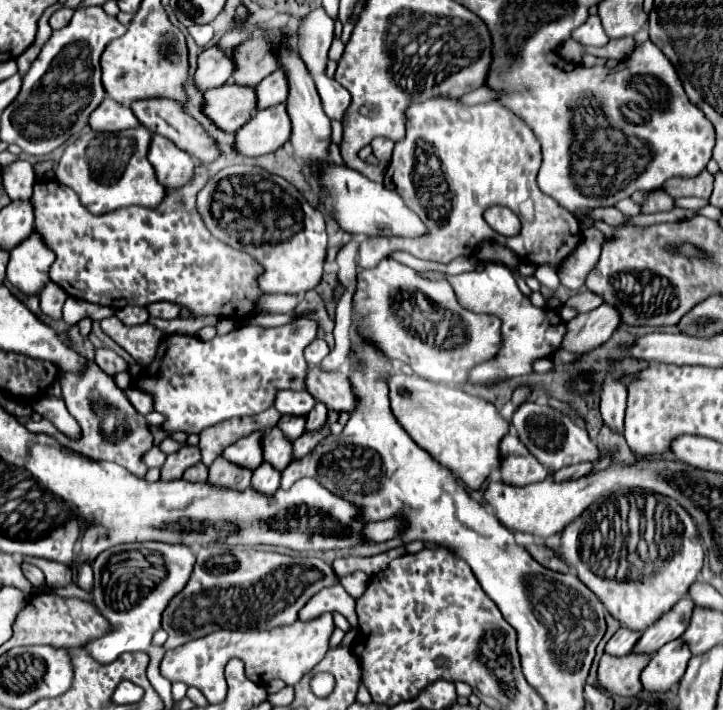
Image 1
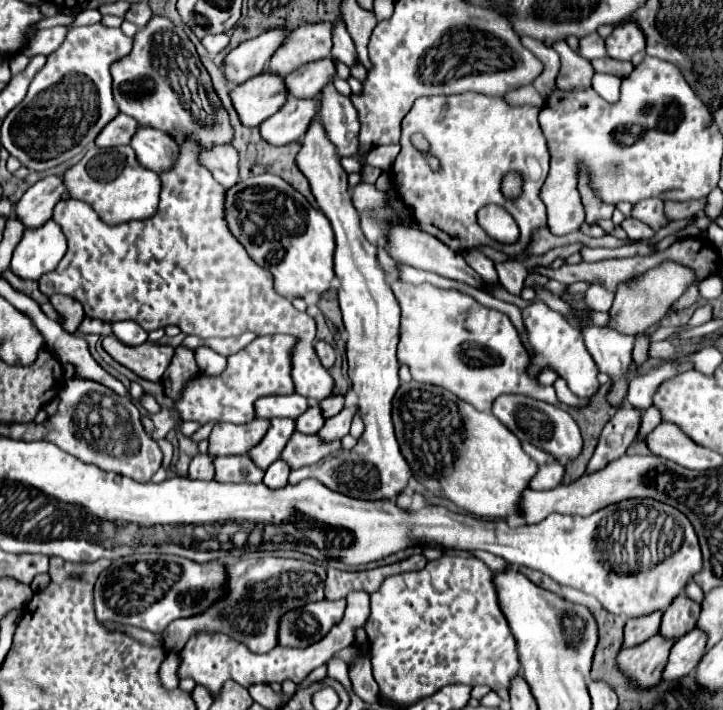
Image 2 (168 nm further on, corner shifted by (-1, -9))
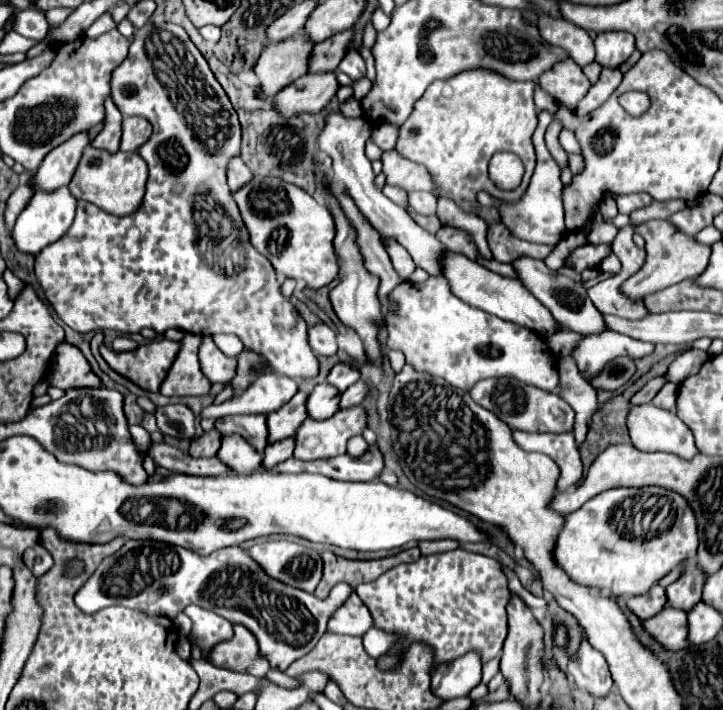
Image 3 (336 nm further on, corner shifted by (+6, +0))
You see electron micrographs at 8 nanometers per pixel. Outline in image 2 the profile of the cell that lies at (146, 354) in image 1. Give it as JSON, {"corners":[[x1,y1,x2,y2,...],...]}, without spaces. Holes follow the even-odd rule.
{"corners":[[109,335,103,339,103,349,121,365,131,369,143,379,159,381,169,367,175,349,171,345,157,345,151,341,145,341,141,345,125,345,115,335]]}

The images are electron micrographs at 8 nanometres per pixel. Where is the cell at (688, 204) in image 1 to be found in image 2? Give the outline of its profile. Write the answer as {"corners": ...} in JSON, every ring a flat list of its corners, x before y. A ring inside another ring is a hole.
{"corners":[[643,199,643,201,635,203,631,215,635,219,647,223,655,233,669,225,669,219,663,213,663,201,661,199]]}

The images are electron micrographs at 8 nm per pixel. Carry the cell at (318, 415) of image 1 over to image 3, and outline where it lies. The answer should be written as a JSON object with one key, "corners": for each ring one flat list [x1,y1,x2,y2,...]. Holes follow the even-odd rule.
{"corners":[[336,364,328,374,328,382,332,382,340,392,344,392,348,386,358,382,358,378,360,378,358,368,350,364]]}

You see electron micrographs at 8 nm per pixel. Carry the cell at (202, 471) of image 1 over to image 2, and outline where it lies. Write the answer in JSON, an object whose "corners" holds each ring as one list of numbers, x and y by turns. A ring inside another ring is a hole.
{"corners":[[197,455,189,465,189,479,211,481,213,475,215,475,215,469,213,469,211,461,213,461,211,455]]}

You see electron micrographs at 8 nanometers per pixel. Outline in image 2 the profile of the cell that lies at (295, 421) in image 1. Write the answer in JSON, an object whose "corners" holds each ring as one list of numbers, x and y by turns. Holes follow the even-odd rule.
{"corners":[[317,405,309,407,299,419,295,419,295,431,305,433,305,435,315,435,323,427,325,419,321,415,321,409]]}

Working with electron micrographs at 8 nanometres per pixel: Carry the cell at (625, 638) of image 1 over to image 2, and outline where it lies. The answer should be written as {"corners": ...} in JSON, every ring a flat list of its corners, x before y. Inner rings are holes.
{"corners":[[659,611,647,615,647,617,629,619,625,623,625,631,623,631,623,647,633,647,633,645,643,643,645,639,651,639,651,635,657,635,659,623,661,623]]}

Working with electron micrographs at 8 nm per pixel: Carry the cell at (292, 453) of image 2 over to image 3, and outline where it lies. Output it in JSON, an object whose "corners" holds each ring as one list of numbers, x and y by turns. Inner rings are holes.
{"corners":[[352,406,352,408,342,408,338,410,332,418,326,420,314,420,308,418,300,430,296,432,296,450,294,456,298,460,318,460,318,458,332,458,332,456,340,456,346,452,346,444,352,436,360,436,366,430,366,420,368,414,364,410,364,406]]}

